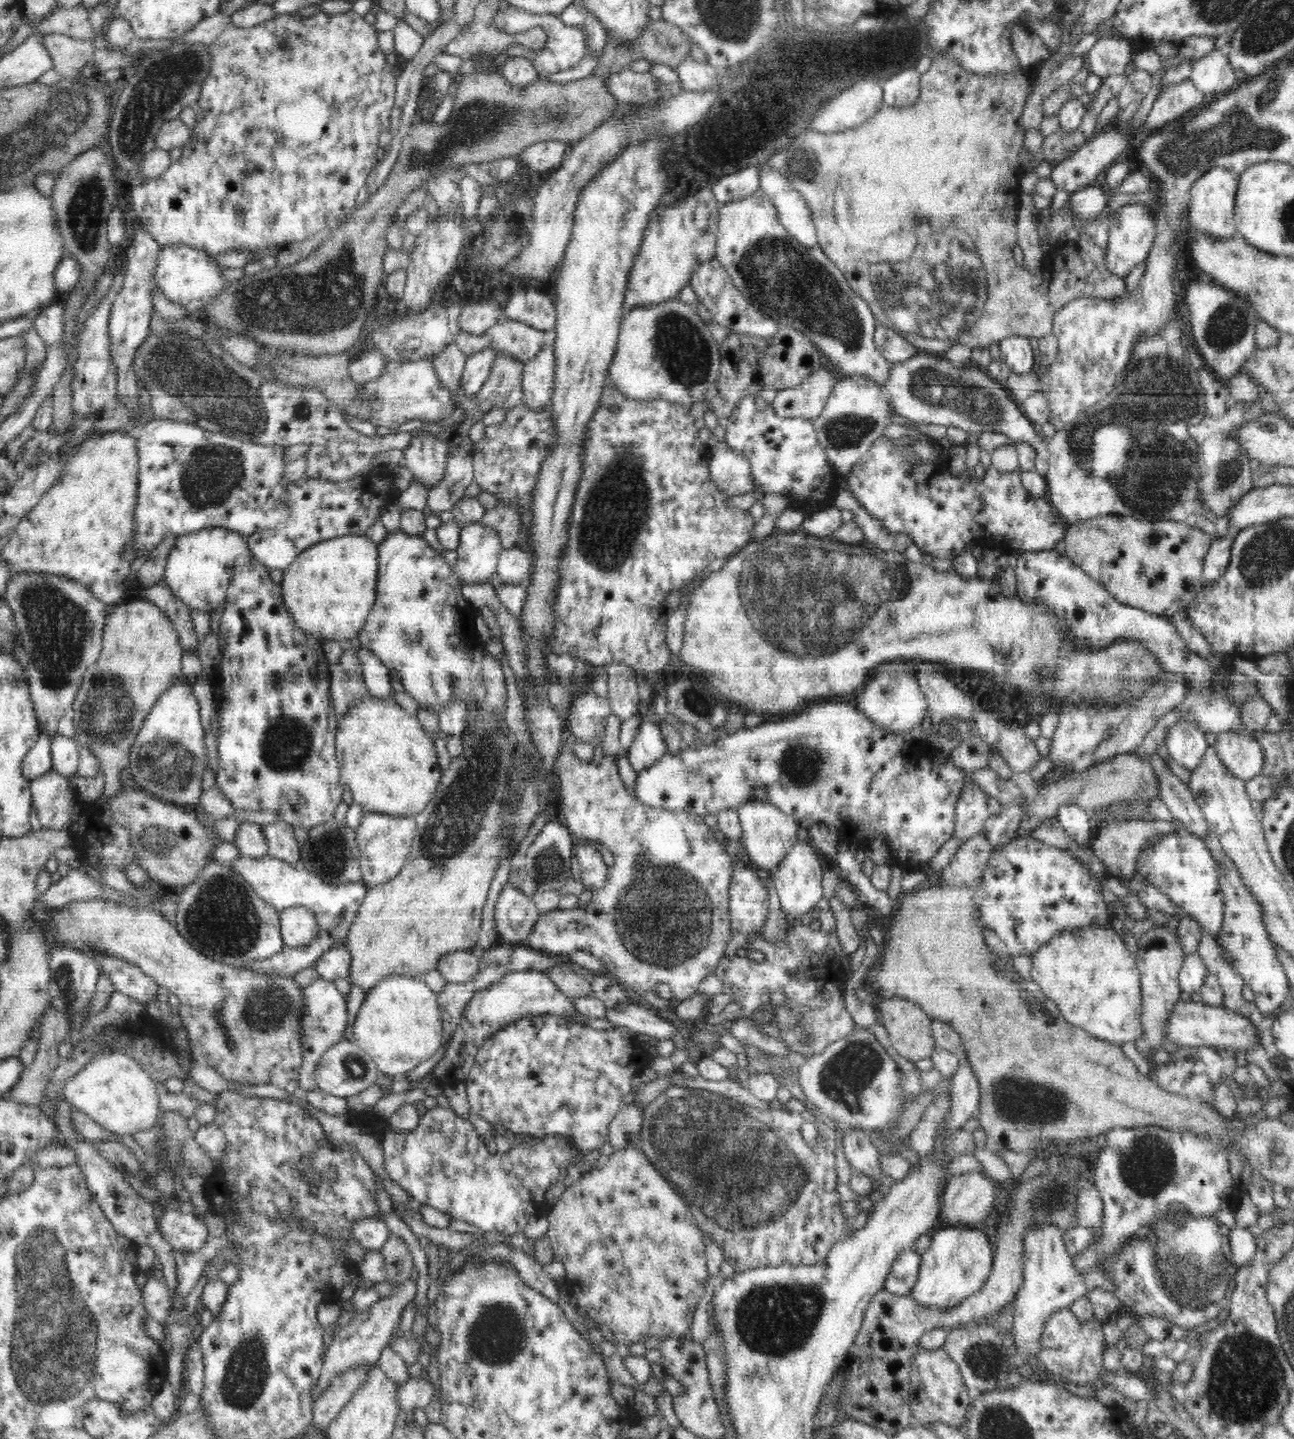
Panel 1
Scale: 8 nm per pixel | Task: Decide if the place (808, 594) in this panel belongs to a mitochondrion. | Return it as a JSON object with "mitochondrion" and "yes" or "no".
{"mitochondrion":"yes"}

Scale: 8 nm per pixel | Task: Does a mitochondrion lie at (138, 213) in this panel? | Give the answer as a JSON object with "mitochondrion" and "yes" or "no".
{"mitochondrion":"no"}

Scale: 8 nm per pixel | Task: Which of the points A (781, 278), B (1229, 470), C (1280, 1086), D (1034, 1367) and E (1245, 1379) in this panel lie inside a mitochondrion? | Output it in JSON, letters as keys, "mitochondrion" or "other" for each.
{"A":"mitochondrion","B":"mitochondrion","C":"other","D":"other","E":"mitochondrion"}

